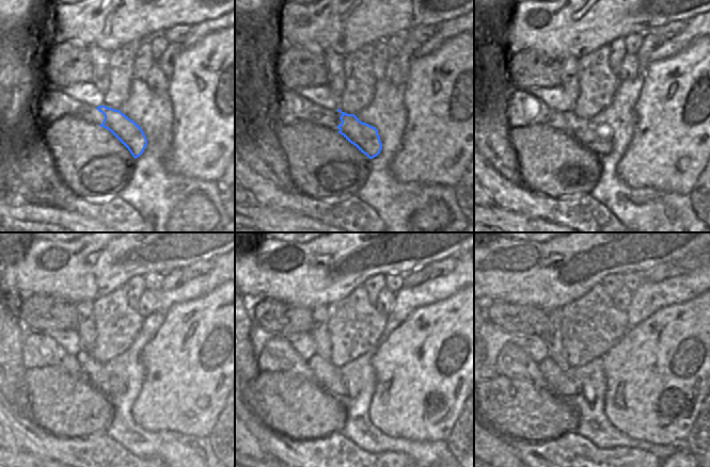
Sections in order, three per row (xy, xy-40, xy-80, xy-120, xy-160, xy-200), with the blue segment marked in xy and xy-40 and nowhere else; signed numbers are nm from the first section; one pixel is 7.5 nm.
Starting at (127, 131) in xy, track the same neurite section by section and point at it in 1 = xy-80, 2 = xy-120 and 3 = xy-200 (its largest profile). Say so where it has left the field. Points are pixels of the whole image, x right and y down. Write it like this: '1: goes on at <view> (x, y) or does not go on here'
1: goes on at xy-80 (597, 139)
2: goes on at xy-120 (109, 386)
3: goes on at xy-200 (557, 382)

